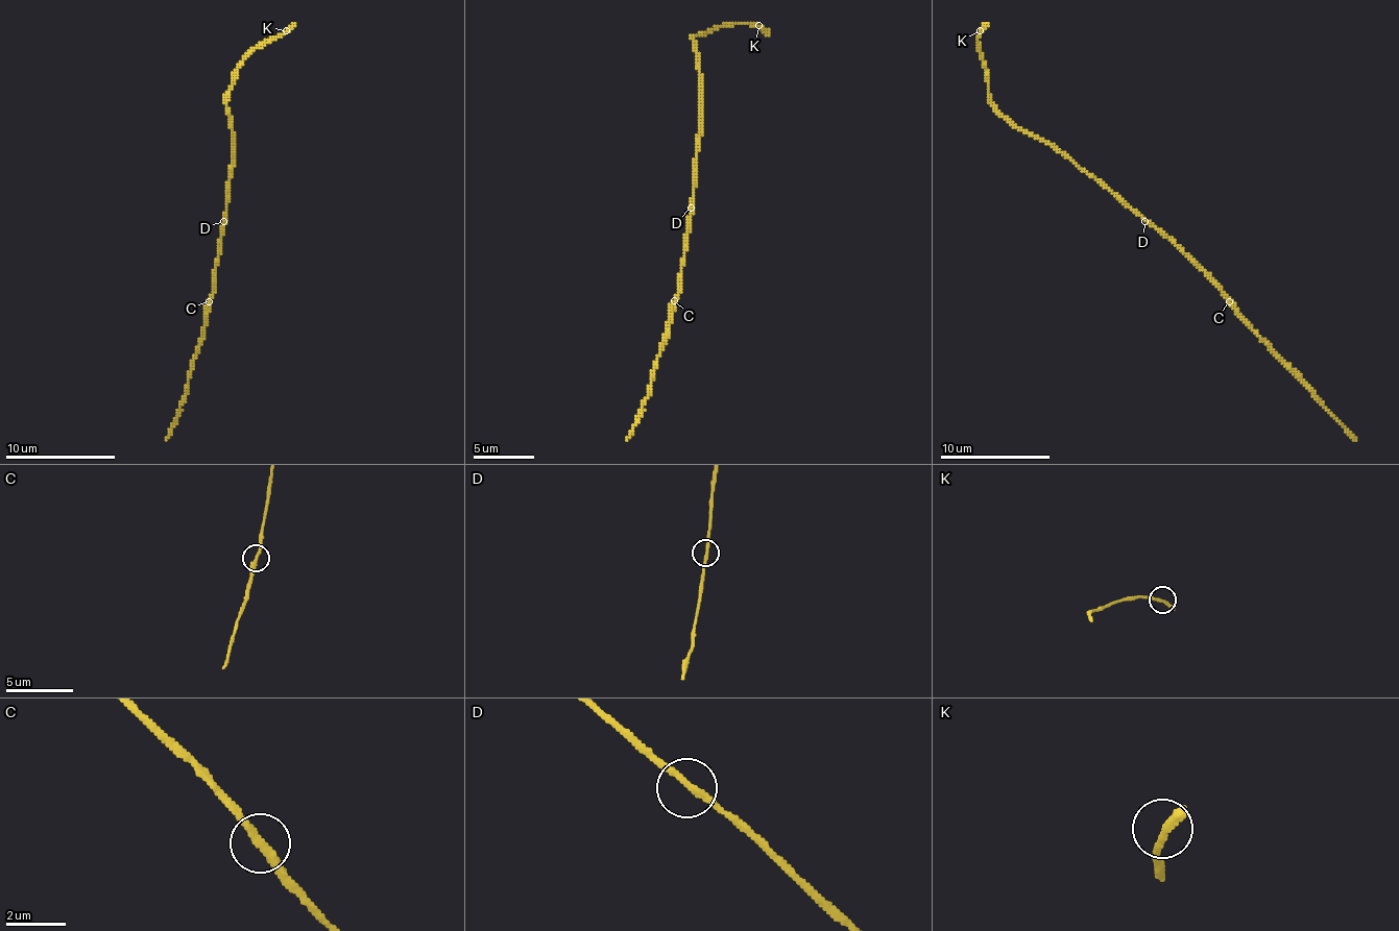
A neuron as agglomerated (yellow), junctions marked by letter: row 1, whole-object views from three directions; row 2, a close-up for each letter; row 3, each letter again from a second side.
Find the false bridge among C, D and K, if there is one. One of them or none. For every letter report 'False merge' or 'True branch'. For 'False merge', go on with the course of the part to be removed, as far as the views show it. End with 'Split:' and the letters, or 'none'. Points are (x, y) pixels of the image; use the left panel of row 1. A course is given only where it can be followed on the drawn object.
C: True branch
D: True branch
K: True branch
Split: none

